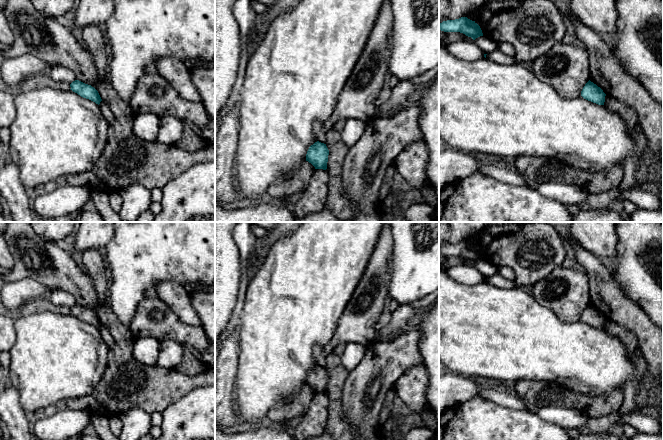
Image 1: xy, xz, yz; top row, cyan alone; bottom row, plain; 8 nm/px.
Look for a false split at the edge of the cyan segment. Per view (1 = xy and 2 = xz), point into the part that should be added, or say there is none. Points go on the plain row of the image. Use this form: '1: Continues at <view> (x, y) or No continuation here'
1: No continuation here
2: No continuation here

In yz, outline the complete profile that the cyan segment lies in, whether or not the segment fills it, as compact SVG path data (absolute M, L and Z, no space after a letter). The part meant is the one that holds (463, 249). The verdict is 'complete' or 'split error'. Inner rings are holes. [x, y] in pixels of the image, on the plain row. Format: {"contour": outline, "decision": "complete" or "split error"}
{"contour": "M467 241L443 245L439 248L439 254L444 256L460 256L471 261L473 264L483 260L480 250L475 245L472 245Z", "decision": "complete"}

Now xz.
{"contour": "M319 365L311 369L306 378L306 385L311 387L315 393L327 393L329 374L326 368Z", "decision": "complete"}

